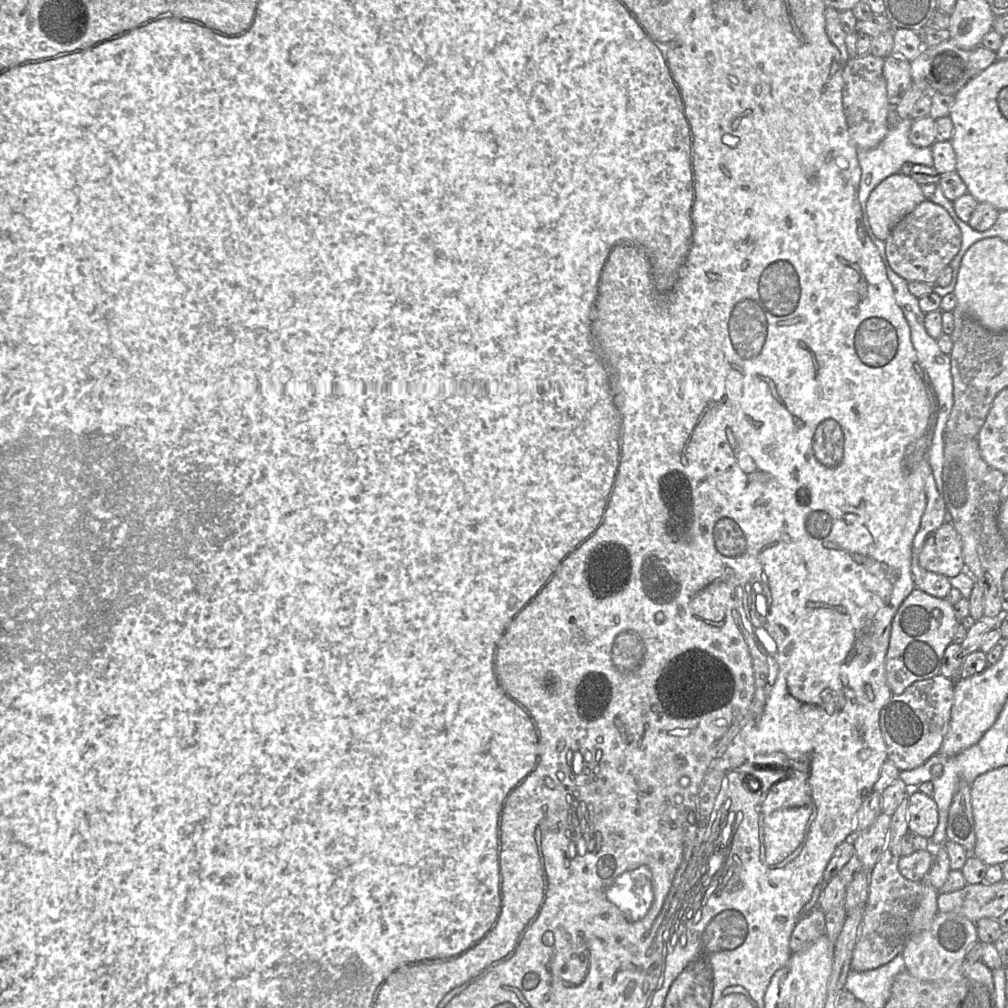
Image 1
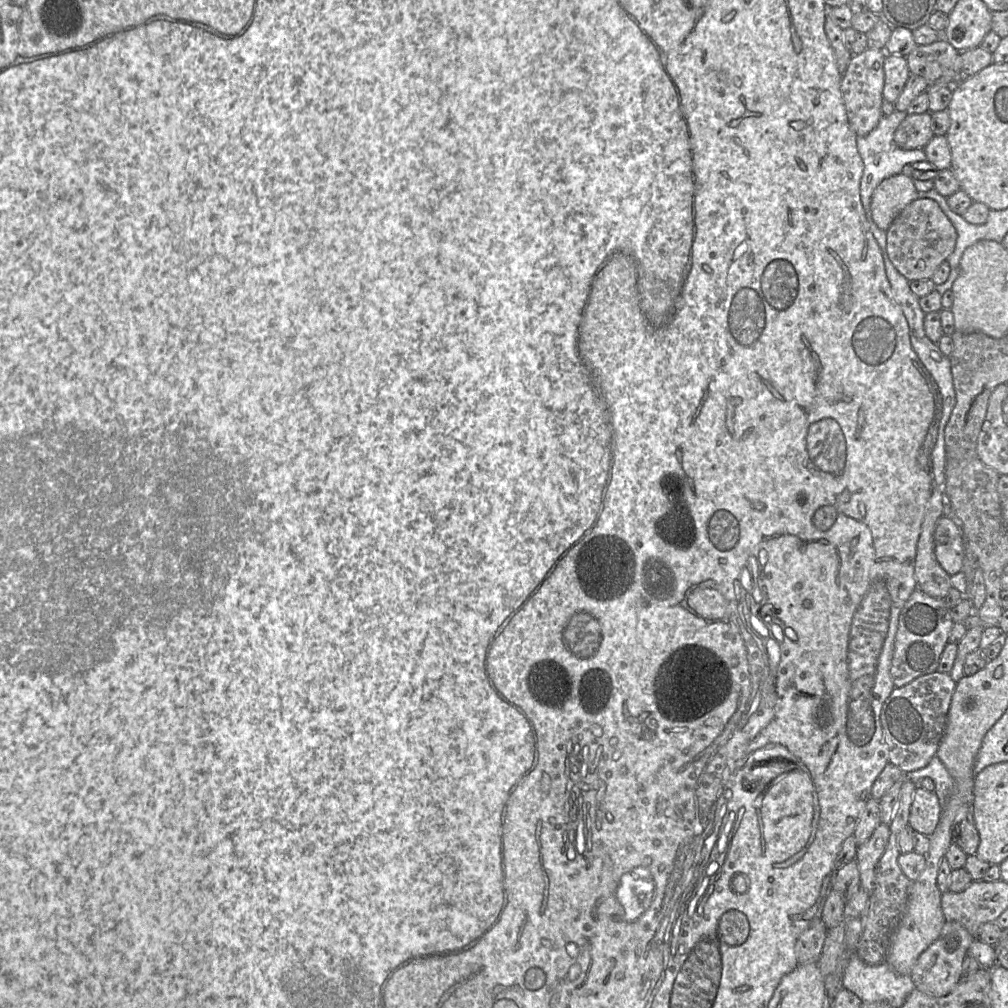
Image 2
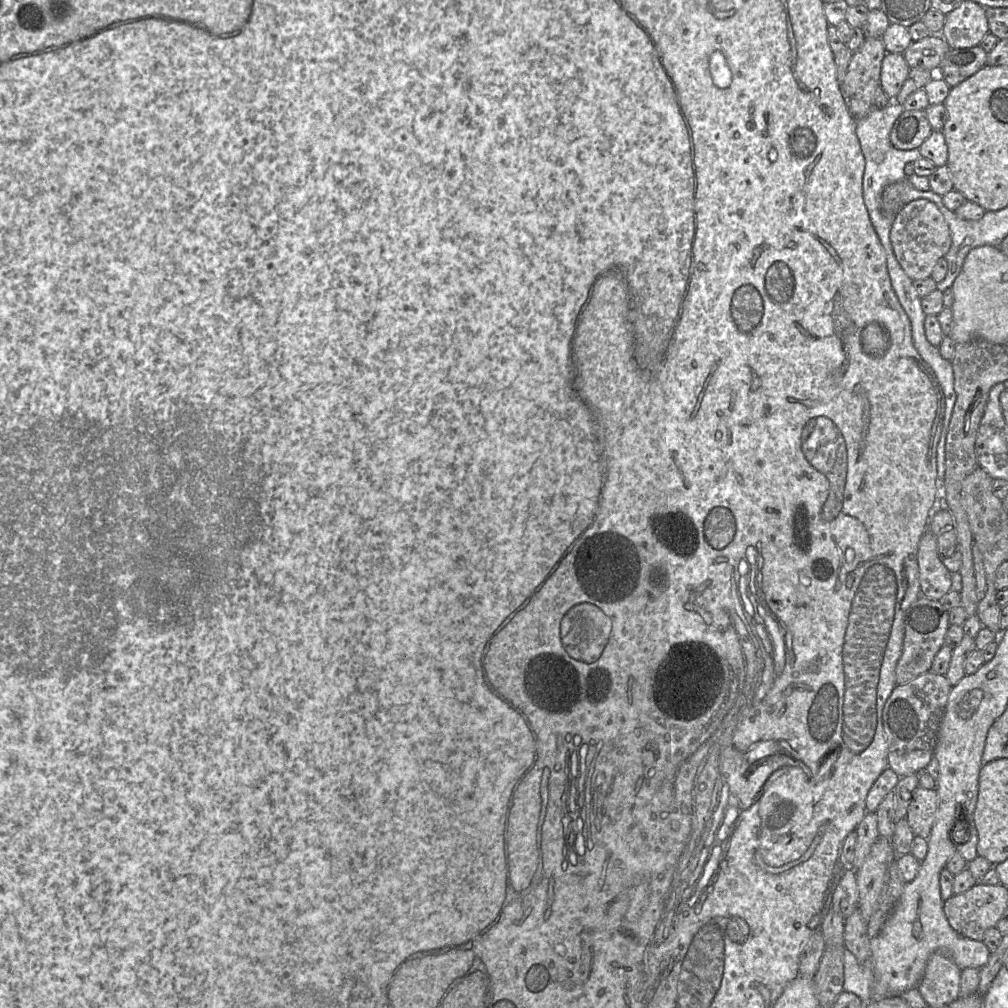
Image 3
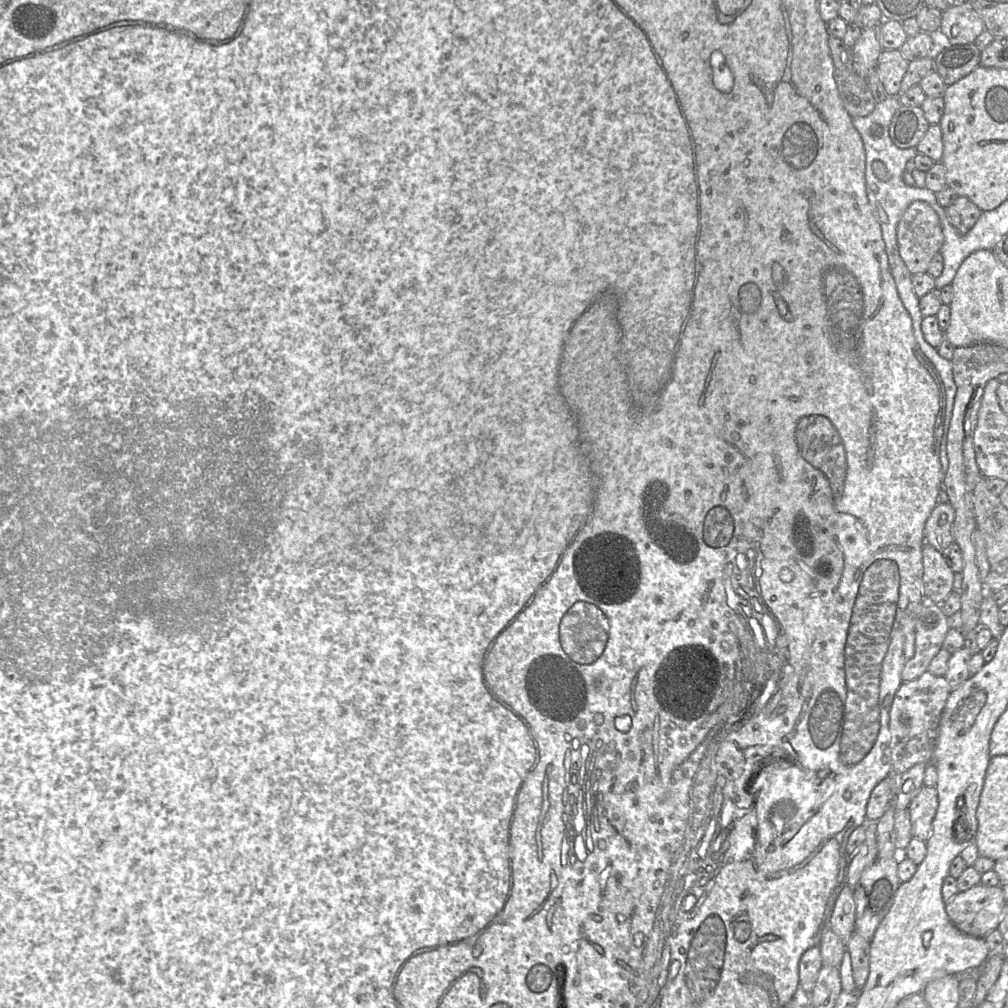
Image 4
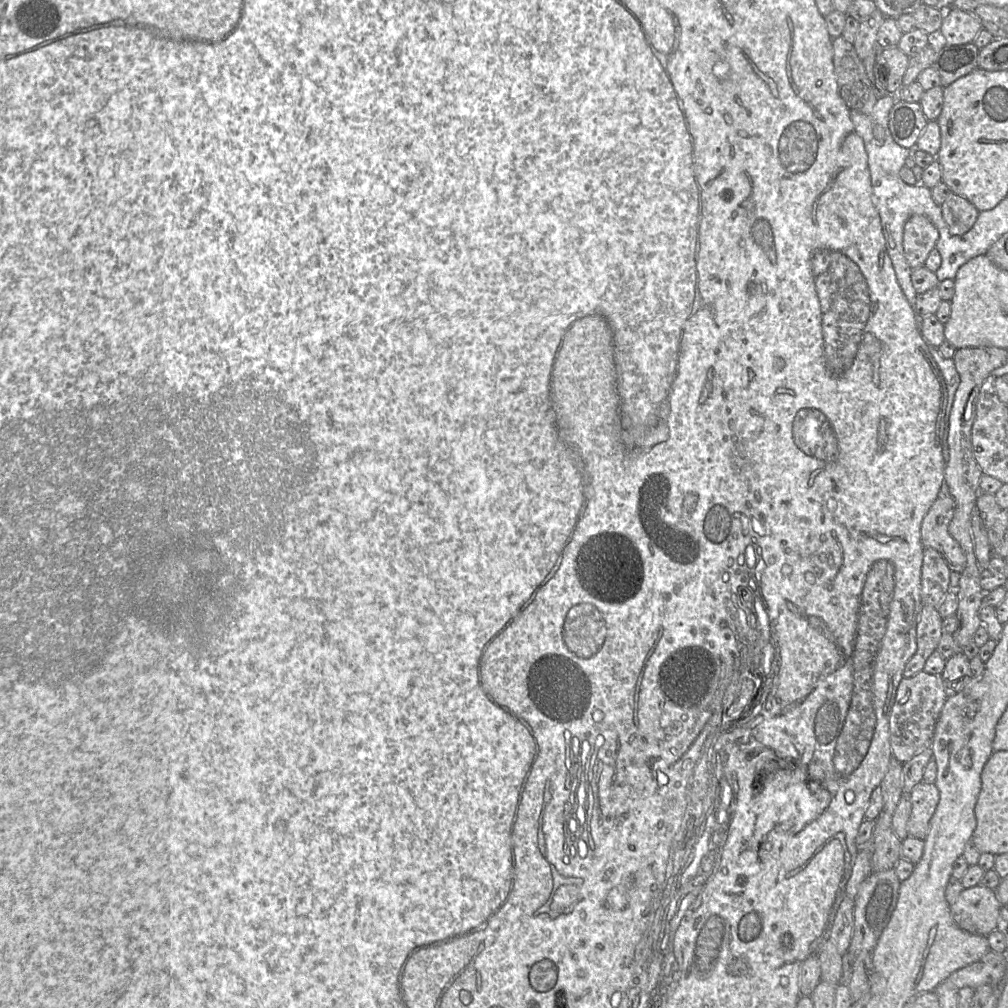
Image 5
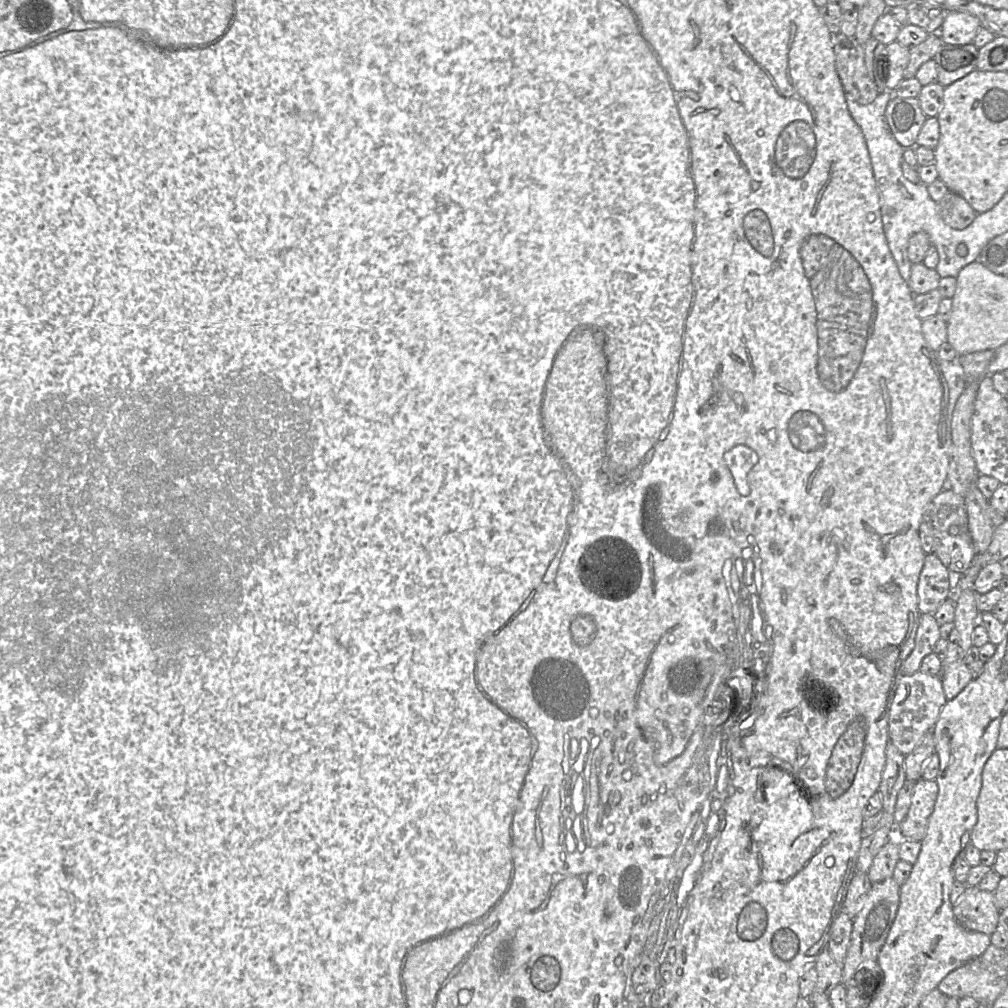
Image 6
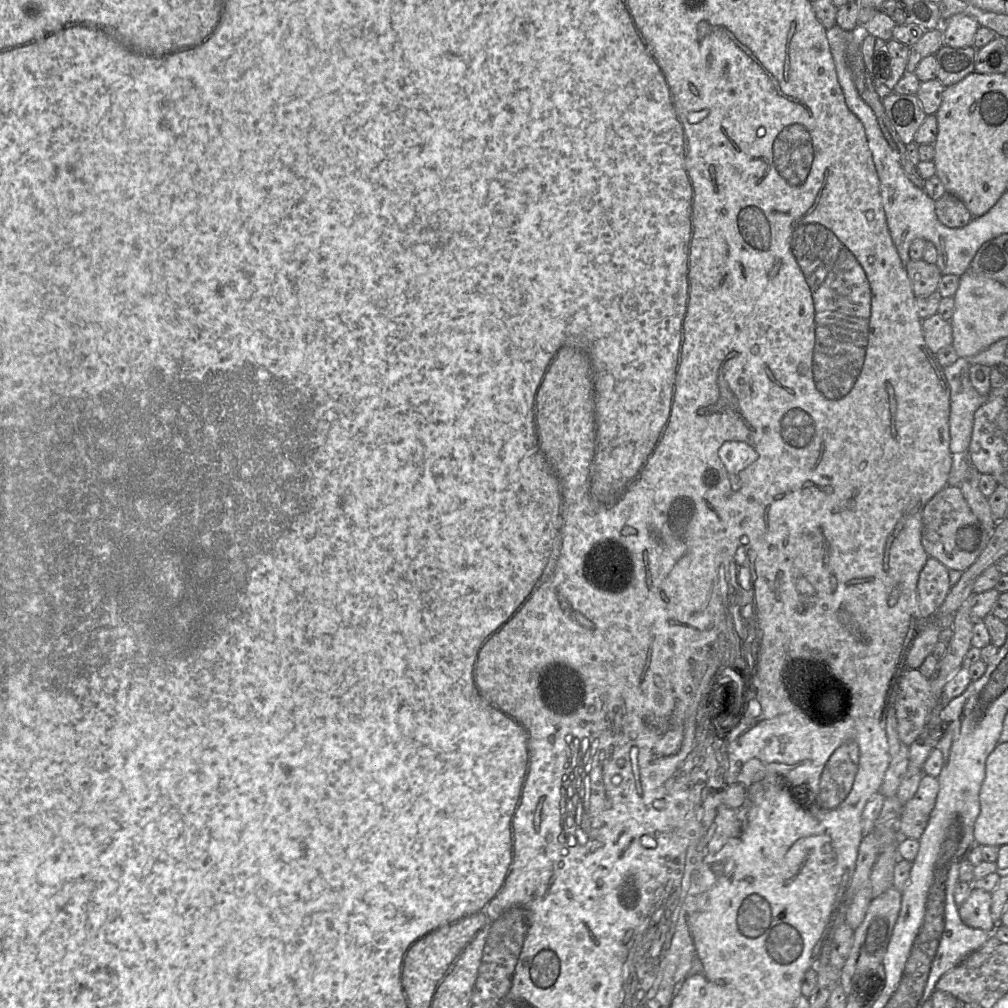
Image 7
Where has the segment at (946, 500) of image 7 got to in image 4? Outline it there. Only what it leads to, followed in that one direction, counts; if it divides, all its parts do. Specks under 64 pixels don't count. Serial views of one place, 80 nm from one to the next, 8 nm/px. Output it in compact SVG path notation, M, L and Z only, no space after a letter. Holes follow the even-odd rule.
M938 503L926 521L924 538L926 544L941 553L954 573L962 573L964 560L953 537L954 518L955 511L950 503Z

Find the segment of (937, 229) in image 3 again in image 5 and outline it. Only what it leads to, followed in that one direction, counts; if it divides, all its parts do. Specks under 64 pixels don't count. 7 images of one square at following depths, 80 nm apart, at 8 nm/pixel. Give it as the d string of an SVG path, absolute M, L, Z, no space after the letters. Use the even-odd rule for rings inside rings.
M913 215L907 220L903 232L903 250L912 269L924 266L938 239L938 230L926 216Z

